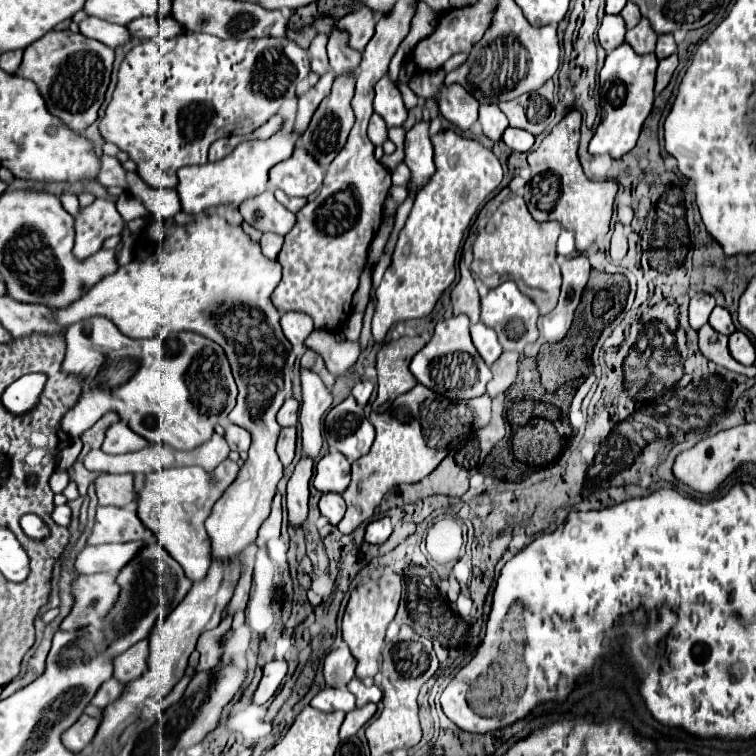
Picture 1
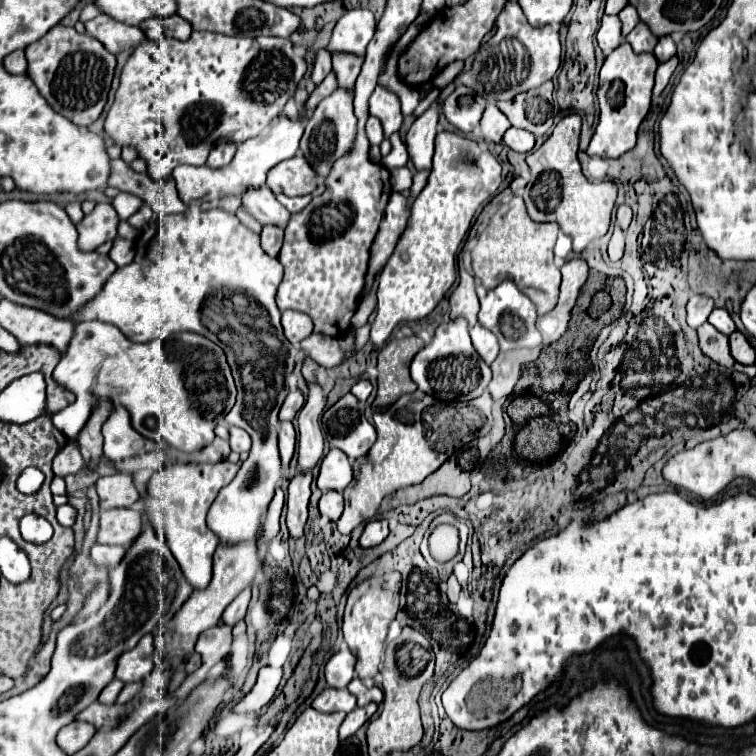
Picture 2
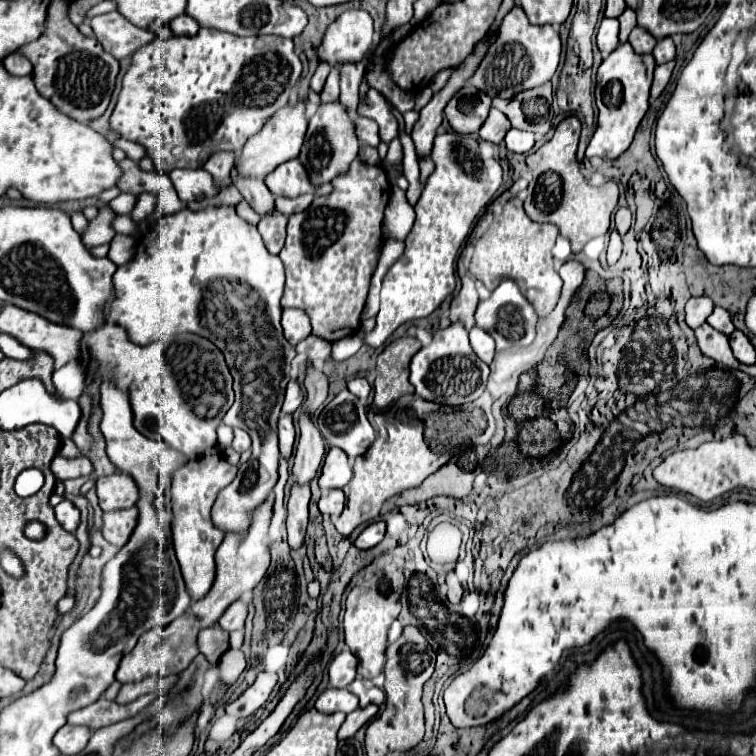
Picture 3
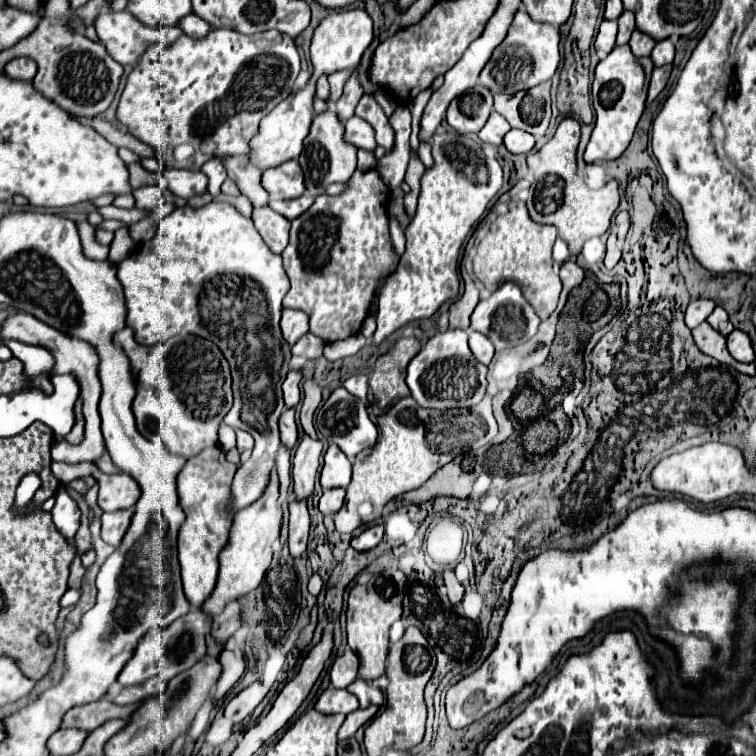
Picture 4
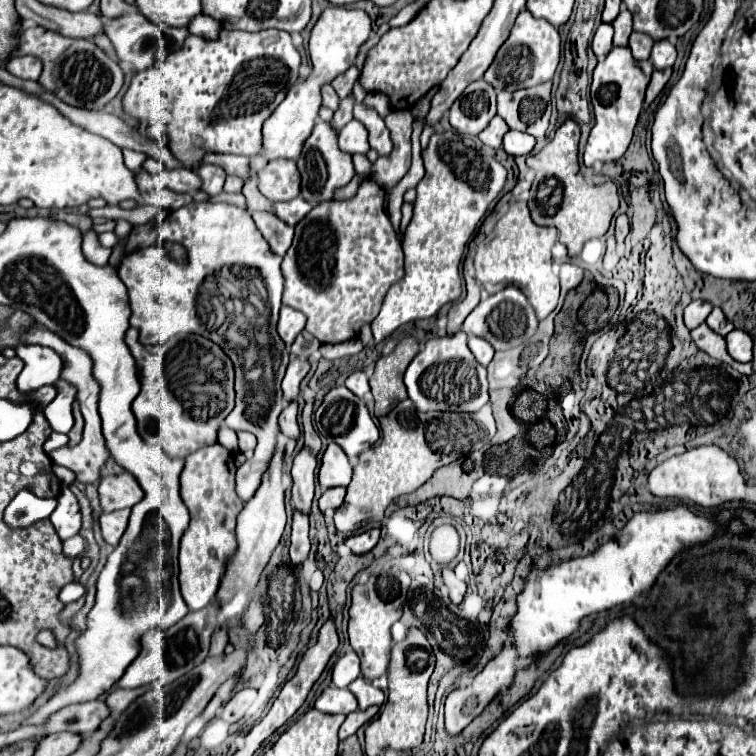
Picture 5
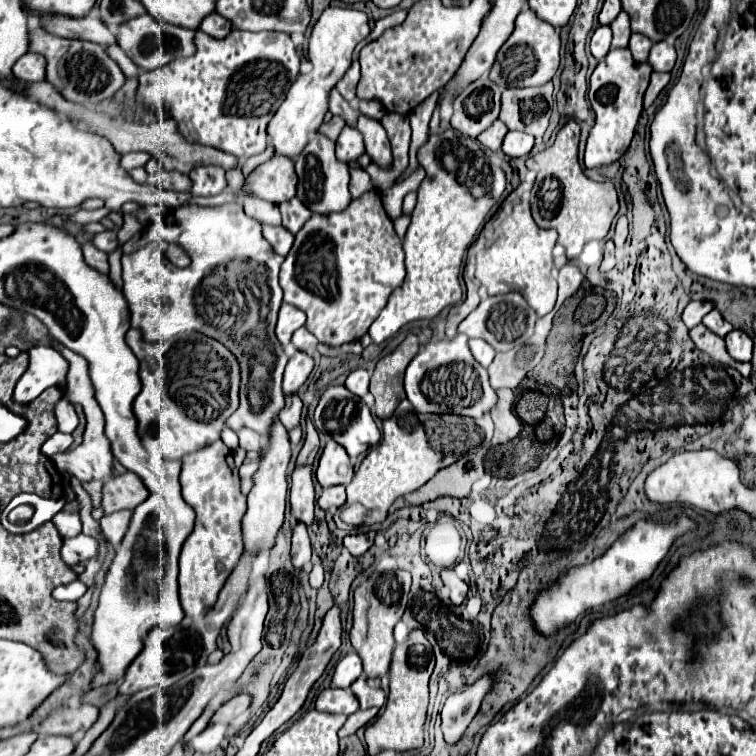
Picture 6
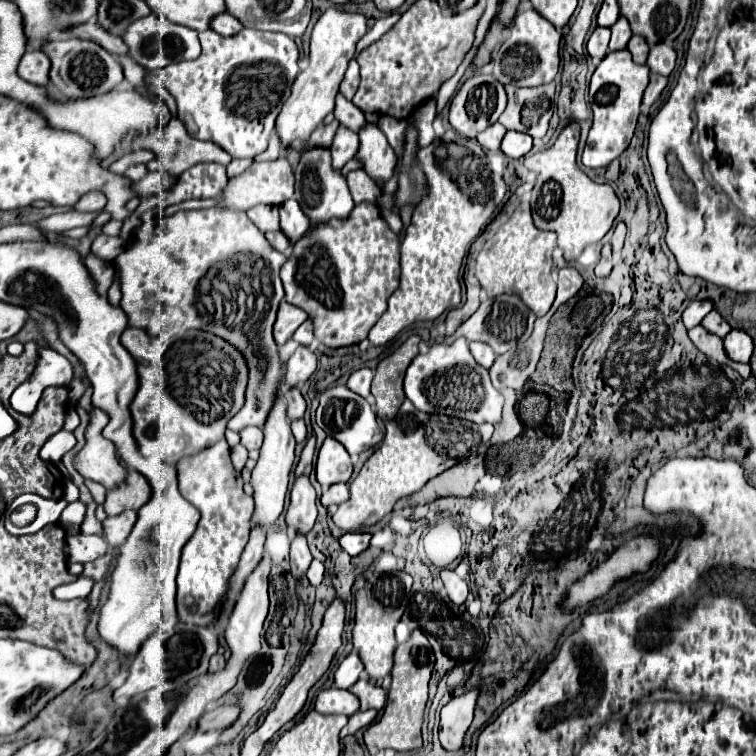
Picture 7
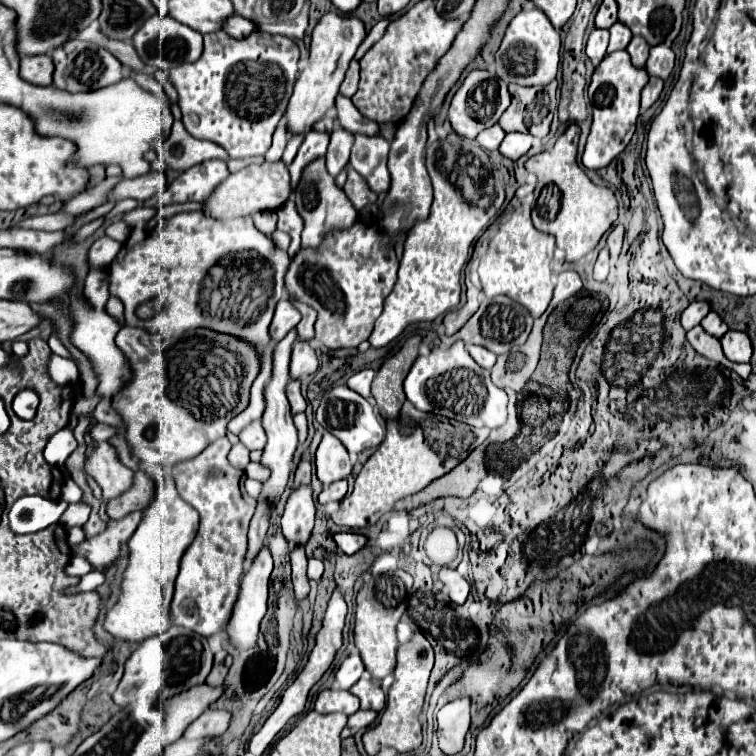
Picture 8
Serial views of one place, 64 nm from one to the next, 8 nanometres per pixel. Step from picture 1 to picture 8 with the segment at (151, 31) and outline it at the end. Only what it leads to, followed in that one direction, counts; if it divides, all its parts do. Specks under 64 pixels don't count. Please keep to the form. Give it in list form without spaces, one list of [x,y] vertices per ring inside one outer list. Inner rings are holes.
[[[234,14],[228,22],[226,22],[226,32],[230,36],[236,36],[236,38],[244,38],[244,36],[250,36],[256,28],[256,24],[252,24],[252,20],[244,20],[242,16]]]

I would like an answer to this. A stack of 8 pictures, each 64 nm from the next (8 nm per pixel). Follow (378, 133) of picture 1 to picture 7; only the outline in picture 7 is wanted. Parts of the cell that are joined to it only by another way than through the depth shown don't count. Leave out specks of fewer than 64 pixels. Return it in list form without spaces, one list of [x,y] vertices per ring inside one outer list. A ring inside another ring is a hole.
[[[340,126],[336,136],[334,136],[334,142],[330,146],[330,154],[332,154],[332,168],[340,170],[348,160],[354,158],[358,150],[358,134]]]

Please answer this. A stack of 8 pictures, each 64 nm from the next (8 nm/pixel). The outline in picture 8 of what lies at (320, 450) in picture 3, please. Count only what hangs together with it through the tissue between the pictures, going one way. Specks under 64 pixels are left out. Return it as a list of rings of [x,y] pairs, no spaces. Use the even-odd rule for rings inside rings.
[[[300,486],[296,488],[284,508],[282,514],[282,534],[288,540],[290,548],[296,544],[308,544],[314,526],[314,500],[312,488]]]

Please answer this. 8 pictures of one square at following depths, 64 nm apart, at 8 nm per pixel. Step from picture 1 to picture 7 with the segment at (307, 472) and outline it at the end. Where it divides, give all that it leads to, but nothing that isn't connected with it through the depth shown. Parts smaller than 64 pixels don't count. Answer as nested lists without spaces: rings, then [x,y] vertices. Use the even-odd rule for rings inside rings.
[[[298,534],[290,546],[291,573],[296,580],[300,580],[306,574],[310,560],[312,560],[312,556],[310,556],[310,550],[306,546],[306,536]]]

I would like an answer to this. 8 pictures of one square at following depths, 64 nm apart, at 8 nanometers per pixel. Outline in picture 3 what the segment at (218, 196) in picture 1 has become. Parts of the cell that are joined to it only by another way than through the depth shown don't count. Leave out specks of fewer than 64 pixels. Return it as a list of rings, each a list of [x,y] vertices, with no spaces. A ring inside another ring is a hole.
[[[300,98],[294,106],[286,104],[286,108],[280,108],[274,112],[274,116],[268,118],[268,124],[252,136],[246,146],[242,148],[240,160],[238,160],[238,172],[242,176],[260,176],[264,178],[270,170],[276,170],[280,164],[298,158],[300,148],[304,144],[304,132],[308,128],[308,118],[306,118],[306,100]],[[176,168],[168,176],[170,176],[180,200],[184,200],[184,202],[214,196],[214,192],[216,192],[214,180],[204,168],[198,168],[198,170]]]

